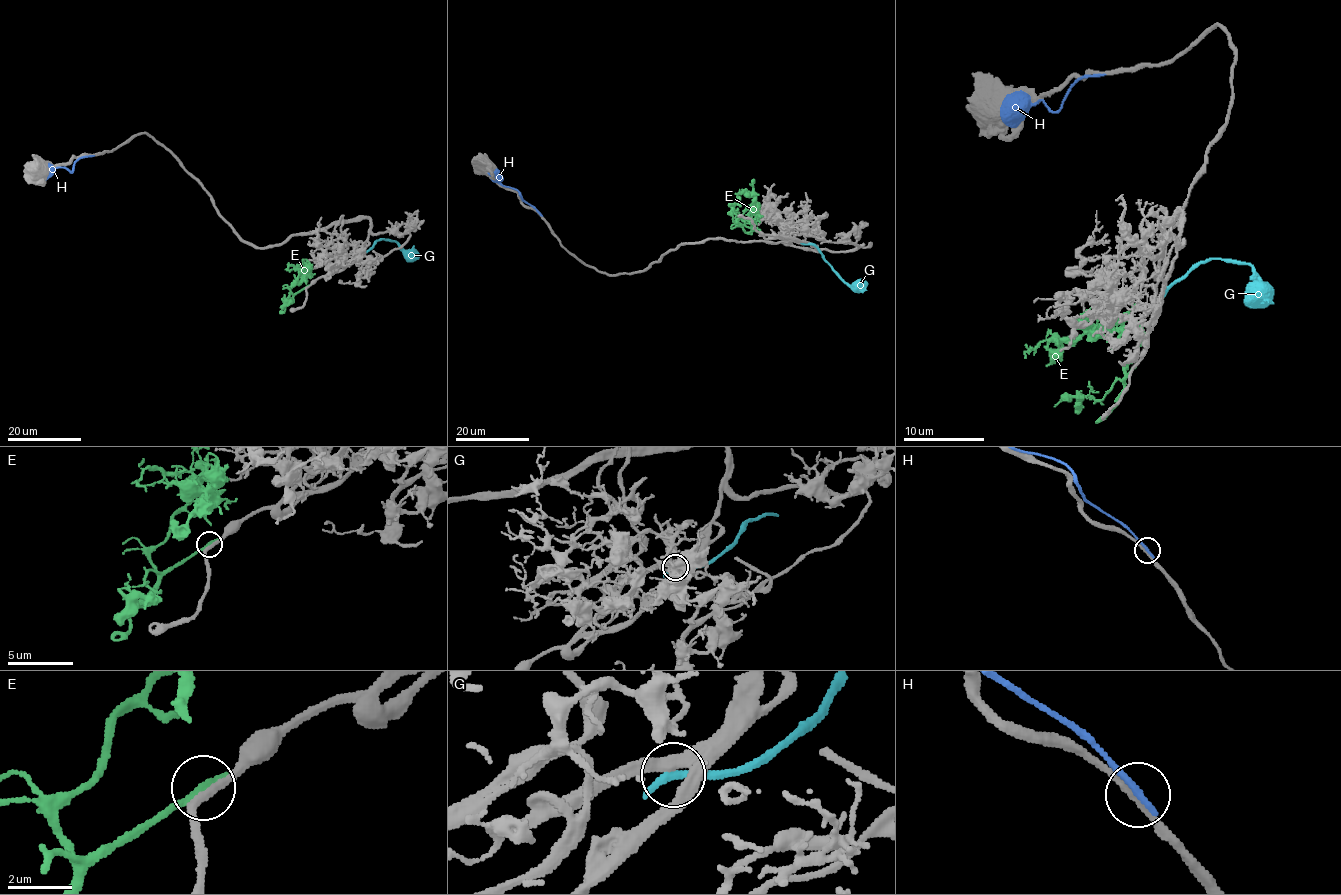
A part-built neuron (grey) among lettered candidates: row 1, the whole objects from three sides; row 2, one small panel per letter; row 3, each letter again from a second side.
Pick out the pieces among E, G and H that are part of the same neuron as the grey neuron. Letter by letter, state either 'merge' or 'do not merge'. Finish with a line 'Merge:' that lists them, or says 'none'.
E: merge
G: do not merge
H: do not merge
Merge: E

